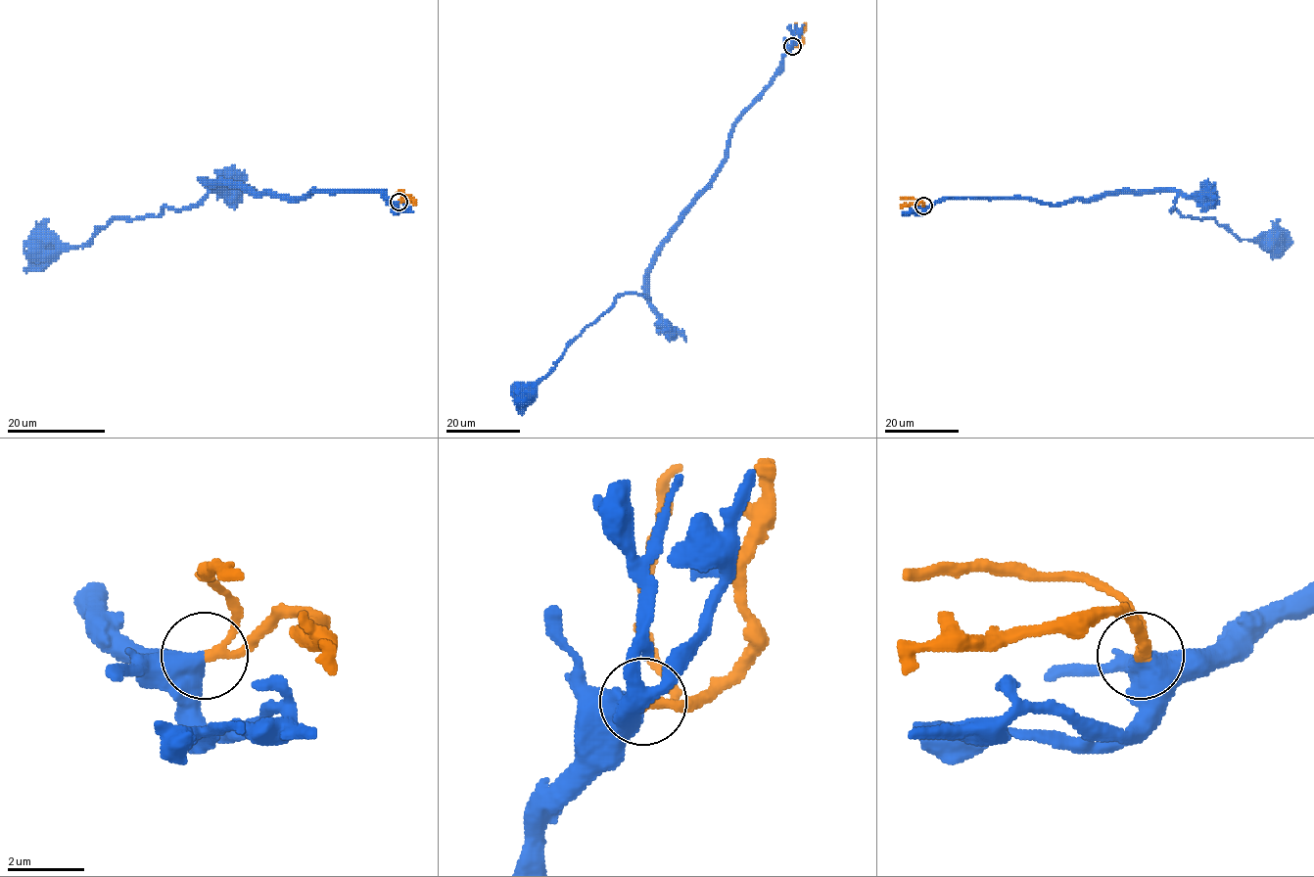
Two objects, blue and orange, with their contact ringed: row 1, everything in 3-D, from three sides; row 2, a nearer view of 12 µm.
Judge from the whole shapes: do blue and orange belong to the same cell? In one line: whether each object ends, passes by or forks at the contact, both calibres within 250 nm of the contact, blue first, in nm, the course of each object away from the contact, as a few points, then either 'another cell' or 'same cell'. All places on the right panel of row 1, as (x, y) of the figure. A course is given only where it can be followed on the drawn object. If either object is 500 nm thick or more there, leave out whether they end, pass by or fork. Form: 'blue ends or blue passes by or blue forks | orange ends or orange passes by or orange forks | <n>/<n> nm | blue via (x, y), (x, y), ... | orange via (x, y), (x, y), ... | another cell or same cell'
700/200 nm | blue via (923, 206), (999, 198), (1066, 204), (1174, 191), (1171, 211), (1212, 217), (1241, 239), (1275, 237) | orange via (923, 206), (920, 202), (901, 207) | same cell

